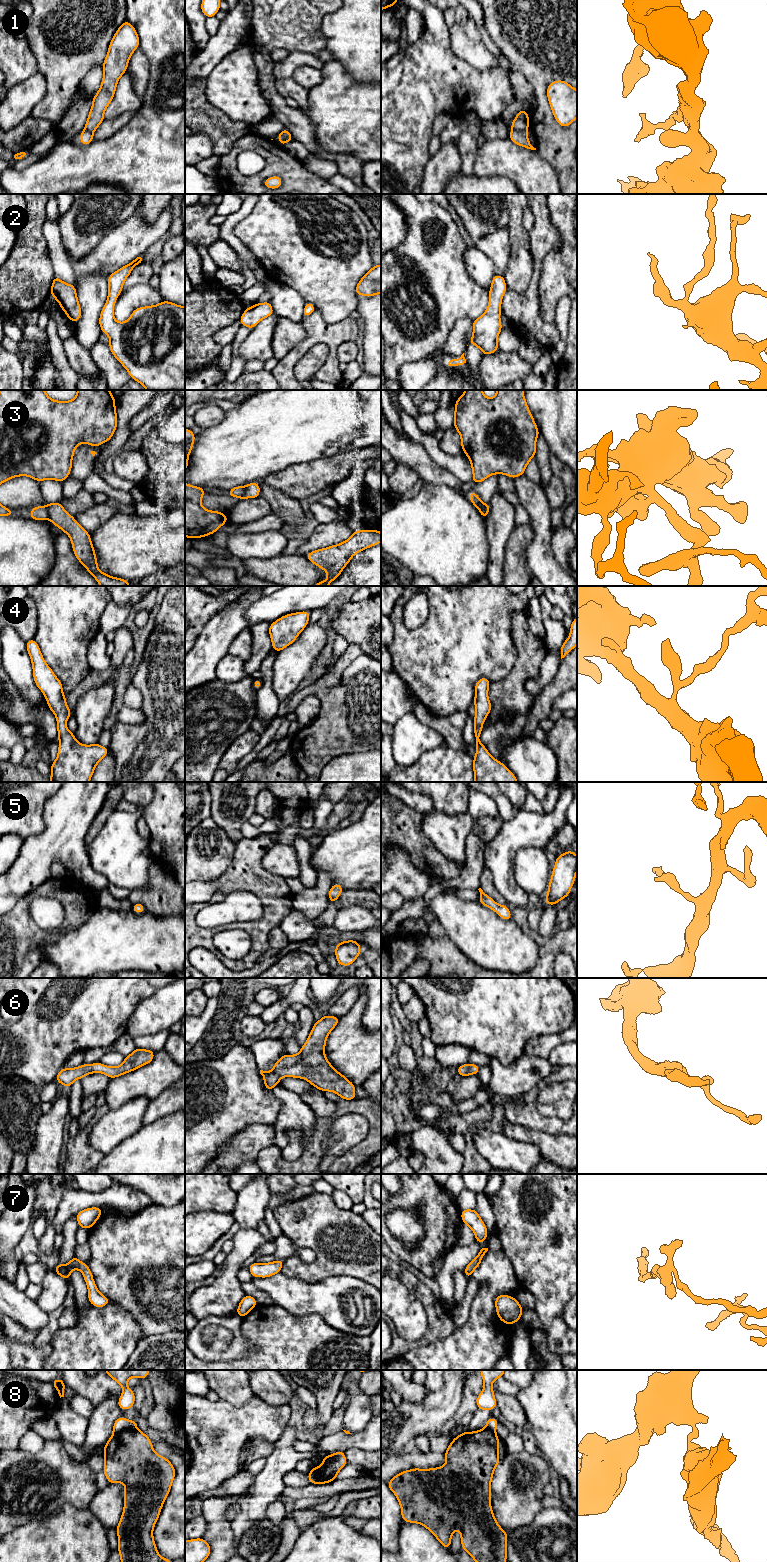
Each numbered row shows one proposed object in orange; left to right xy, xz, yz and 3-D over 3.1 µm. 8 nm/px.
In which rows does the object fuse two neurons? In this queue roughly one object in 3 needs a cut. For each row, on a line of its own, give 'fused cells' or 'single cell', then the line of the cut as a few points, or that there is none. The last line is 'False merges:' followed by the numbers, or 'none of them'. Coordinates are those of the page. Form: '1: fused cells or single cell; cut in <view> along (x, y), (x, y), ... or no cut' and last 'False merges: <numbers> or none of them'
1: fused cells; cut in yz along (512, 129), (526, 130)
2: single cell; no cut
3: fused cells; cut in xy along (46, 506), (48, 518)
4: single cell; no cut
5: single cell; no cut
6: single cell; no cut
7: single cell; no cut
8: fused cells; cut in xy along (136, 1428), (113, 1433)
False merges: 1, 3, 8

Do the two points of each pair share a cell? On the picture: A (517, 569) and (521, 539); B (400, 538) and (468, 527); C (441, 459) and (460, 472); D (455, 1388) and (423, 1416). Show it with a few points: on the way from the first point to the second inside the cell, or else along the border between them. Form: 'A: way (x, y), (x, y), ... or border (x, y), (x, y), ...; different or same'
A: way (517, 562), (517, 546); same
B: way (417, 533), (451, 531); same
C: way (446, 461), (455, 467); same
D: way (447, 1396), (431, 1412); same

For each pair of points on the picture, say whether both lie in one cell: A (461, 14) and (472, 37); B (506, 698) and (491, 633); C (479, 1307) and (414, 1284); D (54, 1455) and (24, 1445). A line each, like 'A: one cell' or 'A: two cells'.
A: two cells
B: two cells
C: two cells
D: two cells

